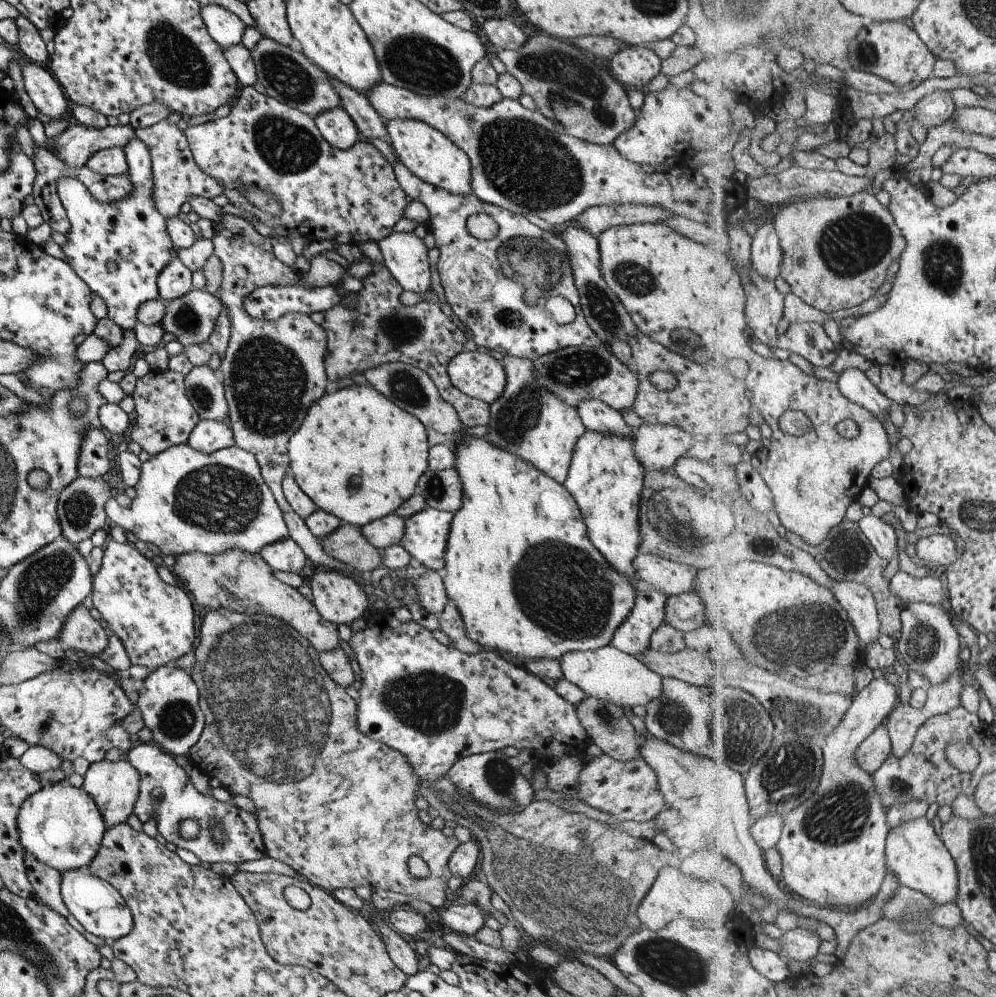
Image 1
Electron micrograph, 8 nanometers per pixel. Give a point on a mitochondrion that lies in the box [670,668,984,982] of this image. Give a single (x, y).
(836, 817)

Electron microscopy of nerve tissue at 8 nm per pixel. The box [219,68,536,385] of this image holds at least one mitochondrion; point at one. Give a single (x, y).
(285, 146)

